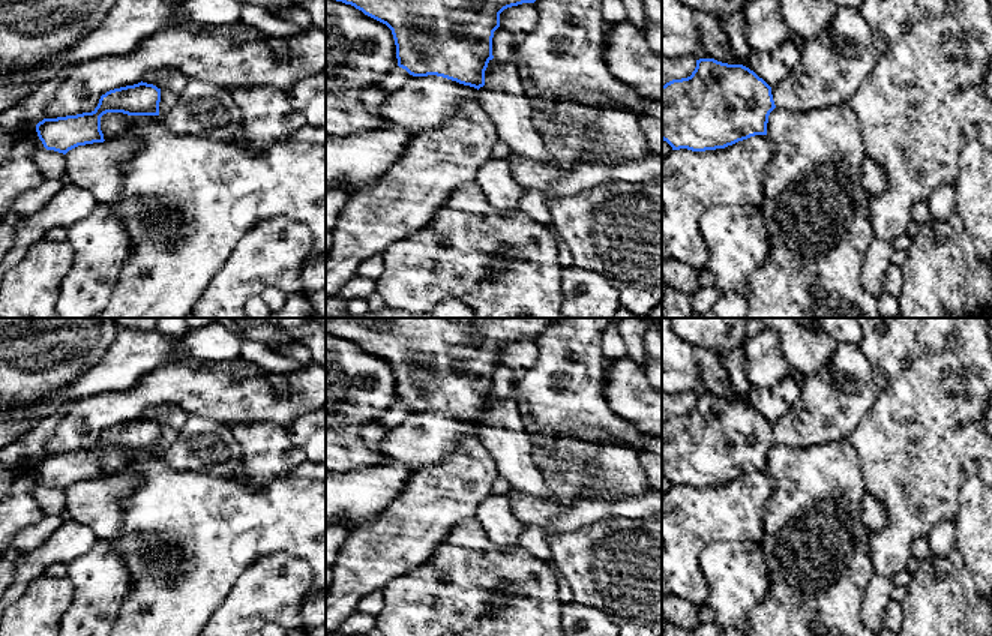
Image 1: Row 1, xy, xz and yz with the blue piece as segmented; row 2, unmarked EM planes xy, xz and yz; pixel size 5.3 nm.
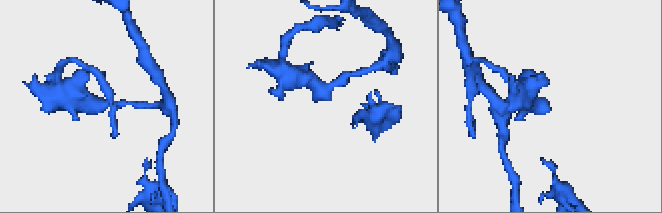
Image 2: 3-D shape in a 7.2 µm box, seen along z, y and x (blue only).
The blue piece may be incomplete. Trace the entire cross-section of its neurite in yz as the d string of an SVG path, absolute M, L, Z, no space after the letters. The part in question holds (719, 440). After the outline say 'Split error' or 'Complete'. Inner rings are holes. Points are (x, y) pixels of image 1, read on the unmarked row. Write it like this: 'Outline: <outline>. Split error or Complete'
Outline: M836 344L828 368L803 375L797 405L774 423L743 400L699 394L690 412L662 422L662 476L672 486L725 484L755 471L767 471L768 452L774 444L810 447L846 441L884 387L884 376L870 366L858 345Z. Split error

